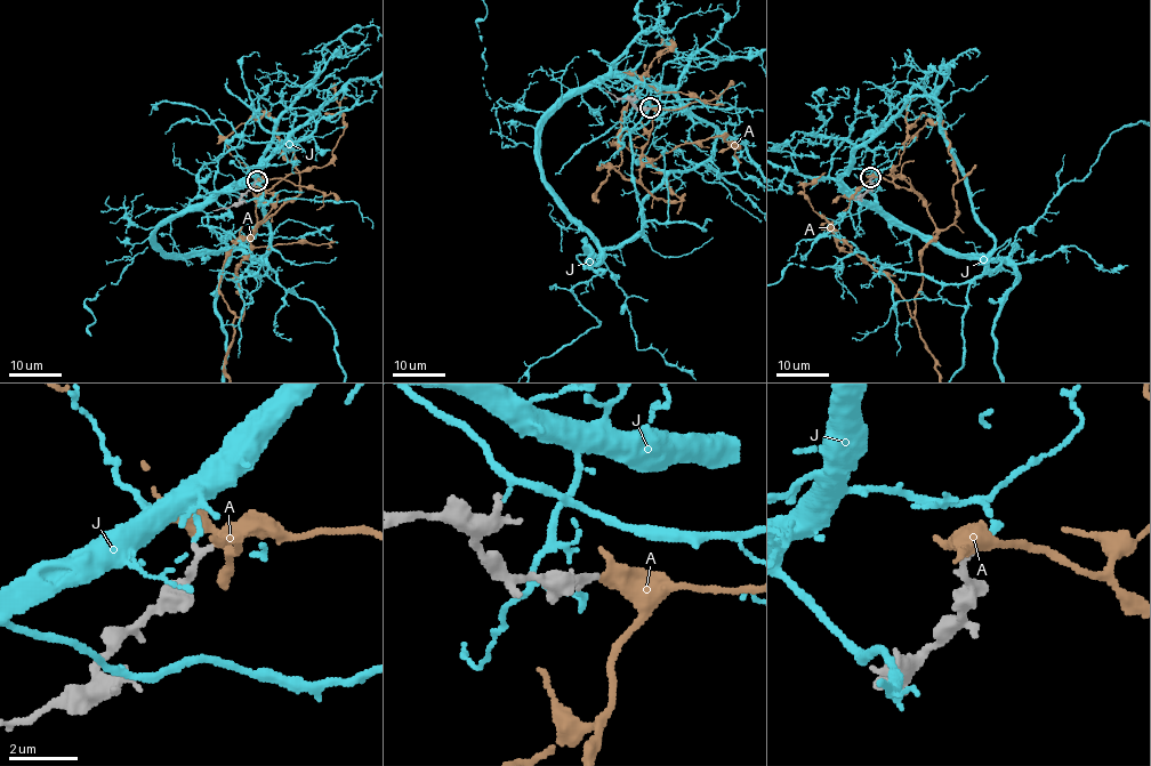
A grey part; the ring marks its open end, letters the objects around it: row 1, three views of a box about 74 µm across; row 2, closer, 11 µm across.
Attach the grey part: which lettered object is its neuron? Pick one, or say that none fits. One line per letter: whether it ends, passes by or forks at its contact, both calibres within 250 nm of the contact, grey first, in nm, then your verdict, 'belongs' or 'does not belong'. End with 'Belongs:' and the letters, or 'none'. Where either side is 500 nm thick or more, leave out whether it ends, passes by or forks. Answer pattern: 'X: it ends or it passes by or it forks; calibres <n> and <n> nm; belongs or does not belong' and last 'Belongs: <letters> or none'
A: it ends; calibres 220 and 480 nm; belongs
J: it ends; calibres 220 and 150 nm; does not belong
Belongs: A

